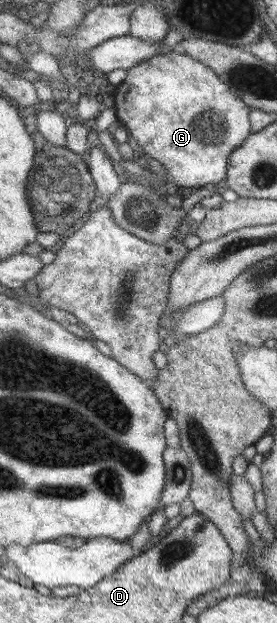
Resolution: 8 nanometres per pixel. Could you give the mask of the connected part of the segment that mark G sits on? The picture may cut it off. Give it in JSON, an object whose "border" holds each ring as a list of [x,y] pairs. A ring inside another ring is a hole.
{"border":[[[178,50],[151,56],[129,69],[123,81],[113,90],[116,119],[151,159],[159,161],[167,171],[171,191],[187,193],[205,183],[221,181],[228,169],[228,157],[249,135],[249,108],[232,90],[201,62]]]}

